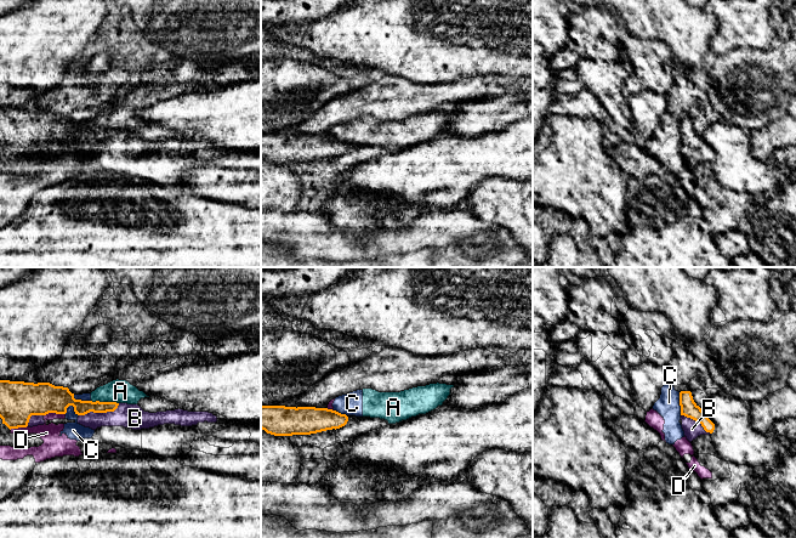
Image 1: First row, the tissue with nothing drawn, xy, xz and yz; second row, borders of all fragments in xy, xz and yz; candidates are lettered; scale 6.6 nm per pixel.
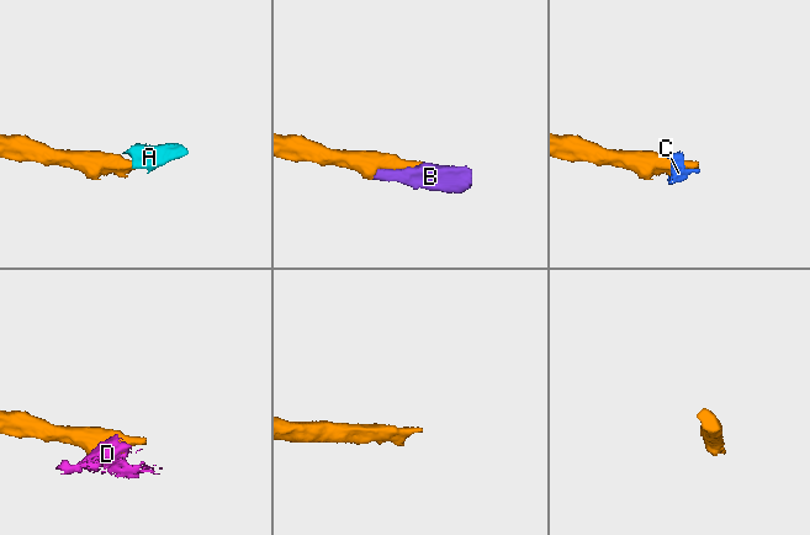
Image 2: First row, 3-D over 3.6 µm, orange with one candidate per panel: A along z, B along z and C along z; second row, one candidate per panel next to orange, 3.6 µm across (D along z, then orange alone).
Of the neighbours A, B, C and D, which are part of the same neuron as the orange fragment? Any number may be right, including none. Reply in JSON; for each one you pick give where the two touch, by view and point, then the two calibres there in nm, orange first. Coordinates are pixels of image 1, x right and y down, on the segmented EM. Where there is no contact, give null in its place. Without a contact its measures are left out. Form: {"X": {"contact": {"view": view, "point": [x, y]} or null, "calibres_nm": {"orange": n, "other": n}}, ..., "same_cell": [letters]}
{"B": {"contact": {"view": "xy", "point": [100, 412]}, "calibres_nm": {"orange": 120, "other": 160}}, "same_cell": ["B"]}

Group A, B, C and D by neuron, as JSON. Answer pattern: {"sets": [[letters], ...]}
{"sets": [["A", "C", "D"], ["B"]]}

